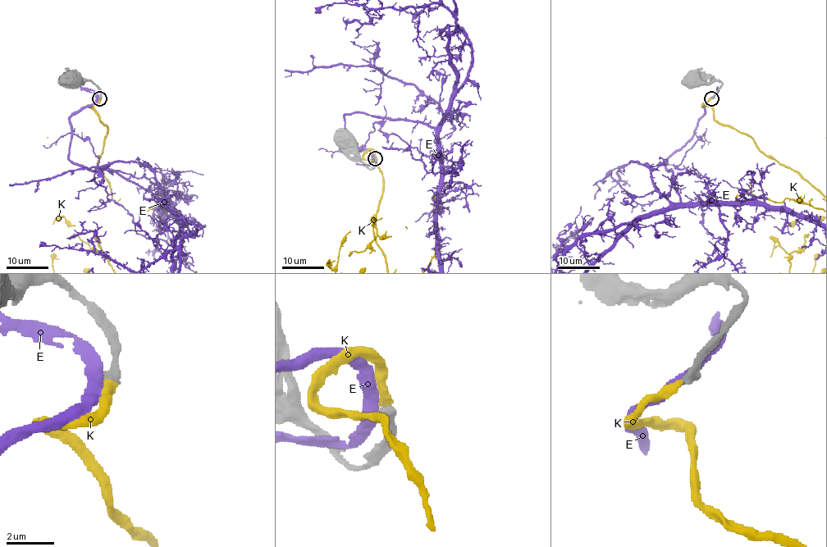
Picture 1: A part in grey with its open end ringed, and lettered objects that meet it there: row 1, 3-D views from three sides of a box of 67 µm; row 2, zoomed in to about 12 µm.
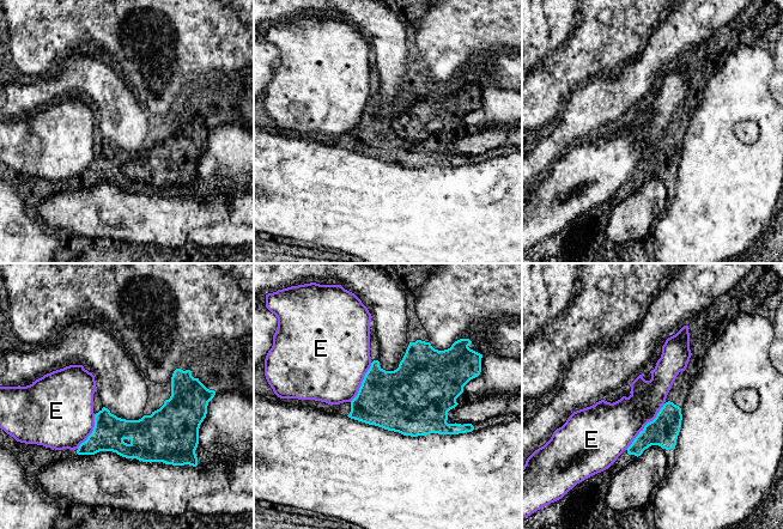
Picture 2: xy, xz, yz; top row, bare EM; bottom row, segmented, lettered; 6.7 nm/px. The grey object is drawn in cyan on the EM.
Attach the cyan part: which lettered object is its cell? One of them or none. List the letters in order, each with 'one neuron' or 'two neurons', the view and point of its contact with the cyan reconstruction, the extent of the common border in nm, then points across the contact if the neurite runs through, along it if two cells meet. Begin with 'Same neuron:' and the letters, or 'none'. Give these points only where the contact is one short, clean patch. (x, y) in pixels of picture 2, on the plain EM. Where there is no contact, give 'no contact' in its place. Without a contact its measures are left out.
Same neuron: K
E: two neurons; meets cyan in yz at (644, 158); contact 400 nm long
K: one neuron; no contact

